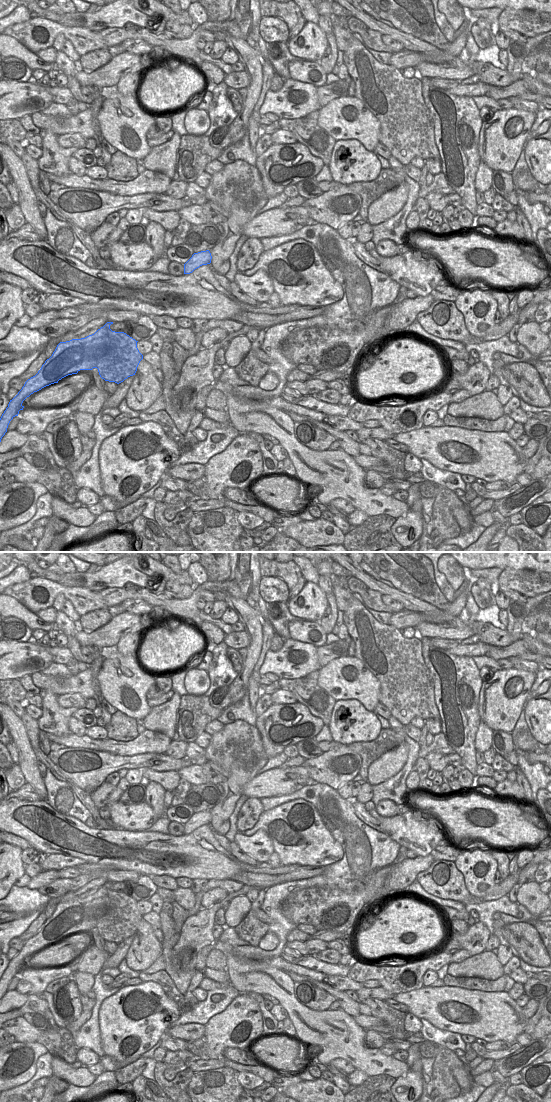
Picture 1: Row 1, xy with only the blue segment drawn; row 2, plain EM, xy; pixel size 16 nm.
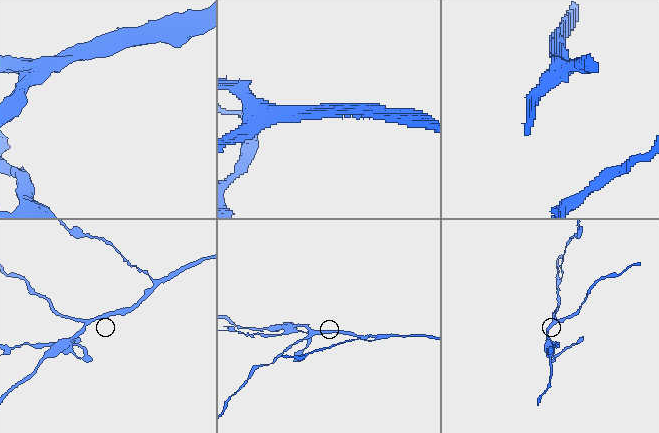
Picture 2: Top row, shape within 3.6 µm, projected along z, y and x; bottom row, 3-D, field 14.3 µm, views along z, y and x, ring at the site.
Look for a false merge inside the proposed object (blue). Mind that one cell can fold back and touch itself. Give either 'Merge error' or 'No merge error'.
Merge error.

